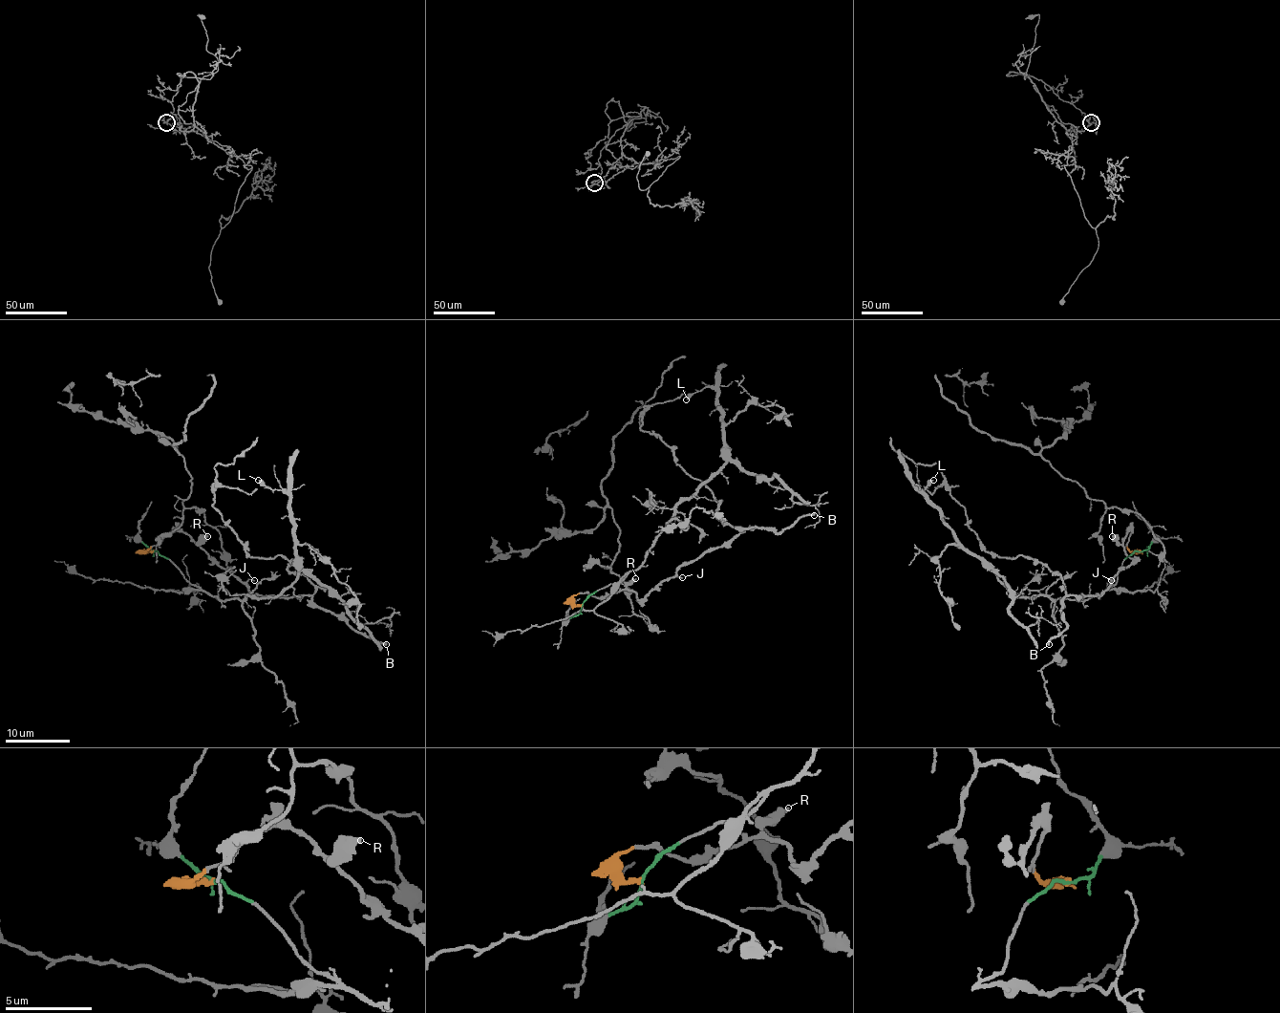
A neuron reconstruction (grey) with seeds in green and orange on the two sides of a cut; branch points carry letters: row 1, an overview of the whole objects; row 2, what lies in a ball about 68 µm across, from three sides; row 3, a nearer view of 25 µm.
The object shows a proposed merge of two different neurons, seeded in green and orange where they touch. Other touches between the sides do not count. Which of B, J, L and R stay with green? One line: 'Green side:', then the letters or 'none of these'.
Green side: L

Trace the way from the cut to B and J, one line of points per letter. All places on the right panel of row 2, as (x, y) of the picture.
B: (1139, 551), (1128, 549), (1129, 530), (1123, 549), (1133, 561), (1100, 595), (1068, 595), (1067, 627), (1049, 645)
J: (1139, 551), (1128, 549), (1129, 530), (1123, 542), (1123, 549), (1133, 561), (1112, 580)

